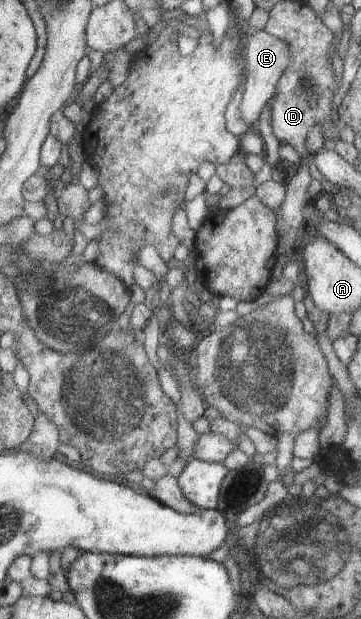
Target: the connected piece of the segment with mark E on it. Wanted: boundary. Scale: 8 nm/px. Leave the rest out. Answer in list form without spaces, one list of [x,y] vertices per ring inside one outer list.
[[[265,30],[253,31],[247,38],[244,47],[245,56],[245,91],[241,98],[240,120],[243,120],[249,129],[256,129],[263,108],[269,103],[275,94],[279,78],[291,64],[291,52],[283,40],[279,40],[265,32]]]

